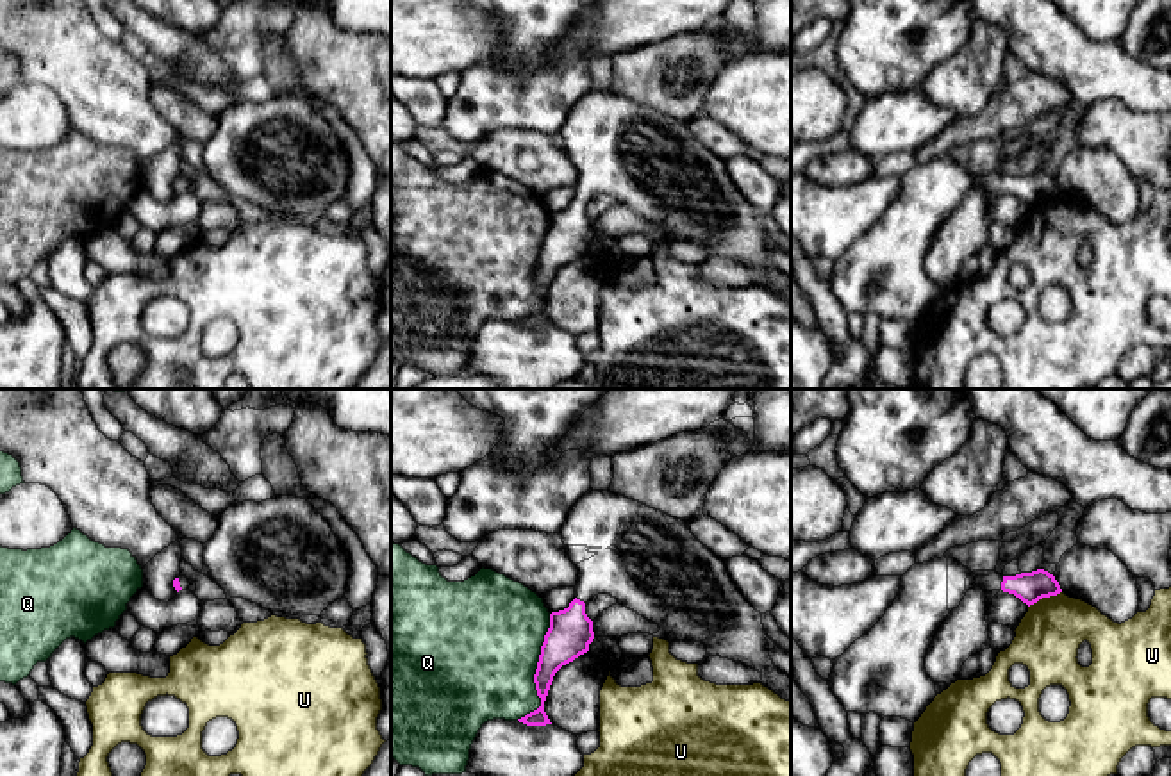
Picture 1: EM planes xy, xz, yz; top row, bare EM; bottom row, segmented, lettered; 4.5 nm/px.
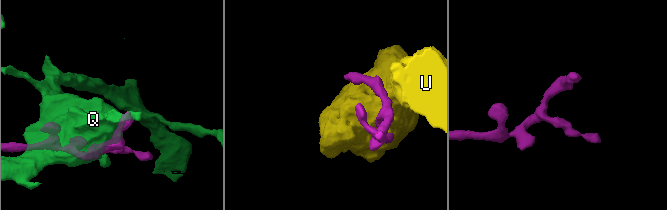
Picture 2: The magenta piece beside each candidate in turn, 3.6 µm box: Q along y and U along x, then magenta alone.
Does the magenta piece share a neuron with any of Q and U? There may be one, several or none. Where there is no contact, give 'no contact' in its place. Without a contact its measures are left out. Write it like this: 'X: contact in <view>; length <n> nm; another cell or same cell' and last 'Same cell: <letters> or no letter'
Q: contact in xz; length 500 nm; another cell
U: contact in yz; length 170 nm; another cell
Same cell: no letter

